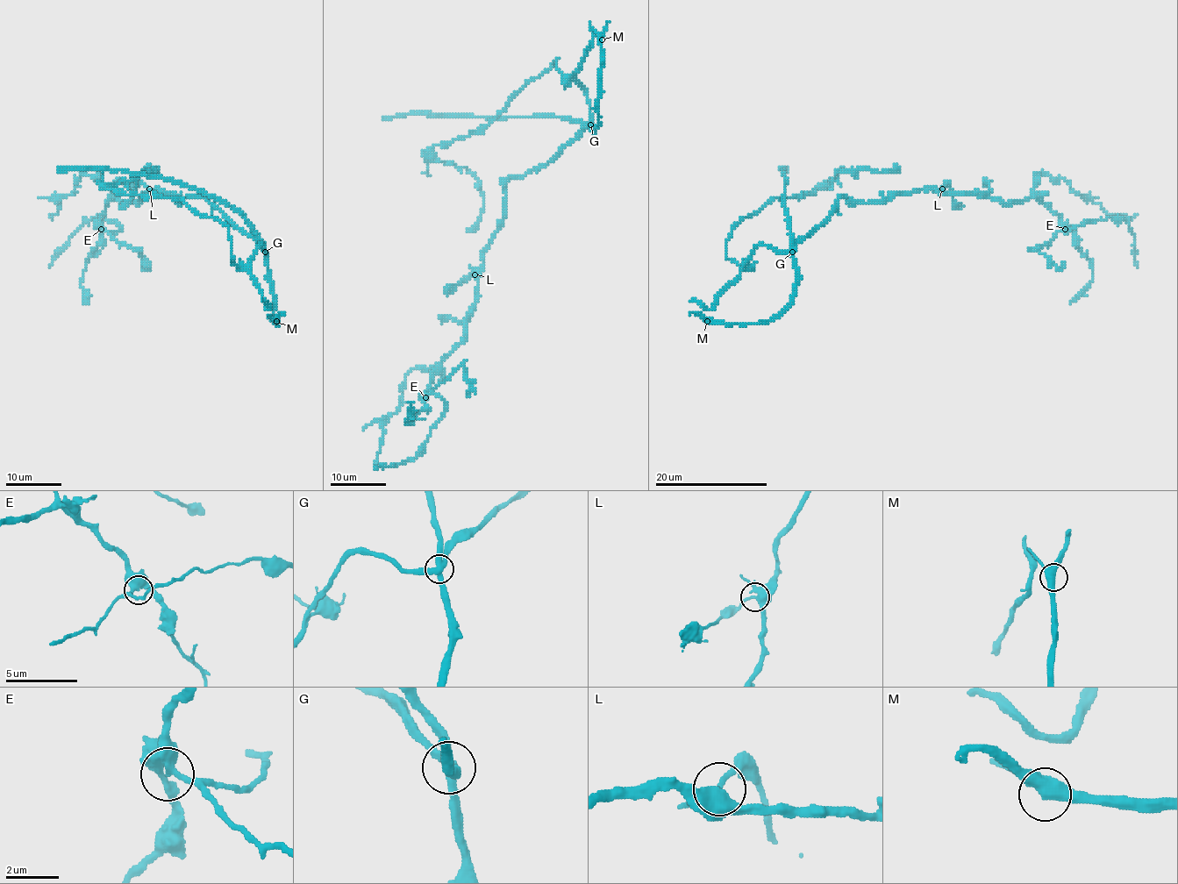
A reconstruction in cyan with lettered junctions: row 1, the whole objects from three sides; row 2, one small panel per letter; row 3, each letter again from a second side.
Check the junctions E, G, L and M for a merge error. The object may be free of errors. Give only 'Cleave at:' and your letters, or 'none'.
Cleave at: G

